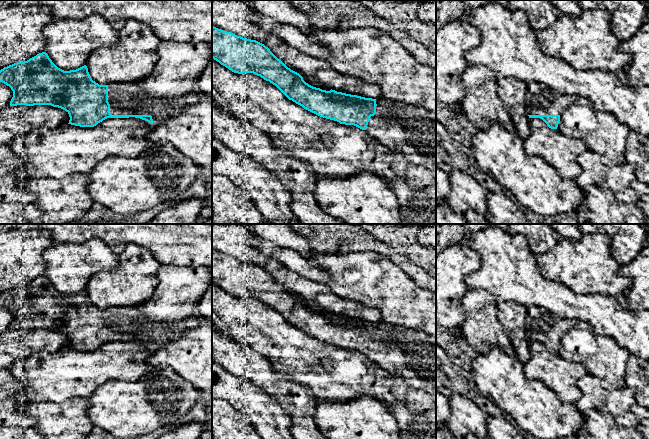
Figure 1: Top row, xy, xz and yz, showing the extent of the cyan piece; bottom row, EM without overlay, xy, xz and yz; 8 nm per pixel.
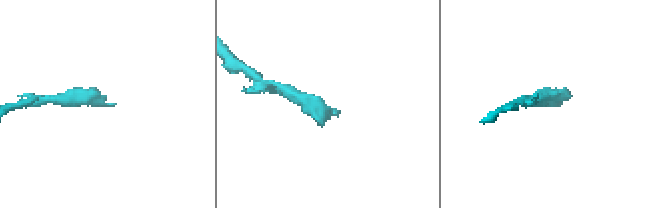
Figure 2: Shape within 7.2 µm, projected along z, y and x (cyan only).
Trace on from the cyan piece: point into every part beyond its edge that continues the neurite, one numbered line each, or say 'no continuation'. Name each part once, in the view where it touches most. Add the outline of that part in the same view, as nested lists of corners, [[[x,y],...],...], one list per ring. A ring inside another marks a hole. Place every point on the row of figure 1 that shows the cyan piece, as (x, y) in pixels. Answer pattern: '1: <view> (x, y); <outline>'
1: xy (125, 98); [[[135,82],[108,84],[108,102],[111,115],[151,115],[153,122],[179,115],[182,110],[199,102],[203,93],[194,89],[178,99],[163,100],[151,97]]]

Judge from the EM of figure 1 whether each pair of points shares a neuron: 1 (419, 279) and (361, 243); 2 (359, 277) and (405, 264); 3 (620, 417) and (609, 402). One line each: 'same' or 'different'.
1: same
2: different
3: same

